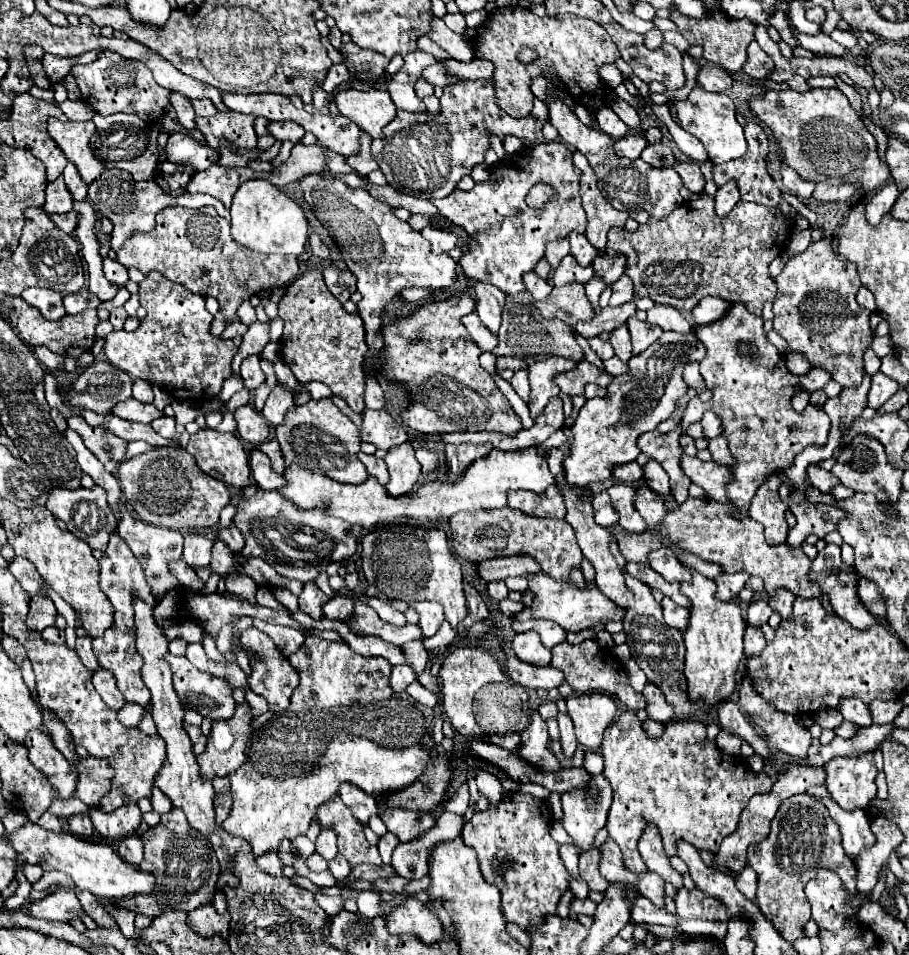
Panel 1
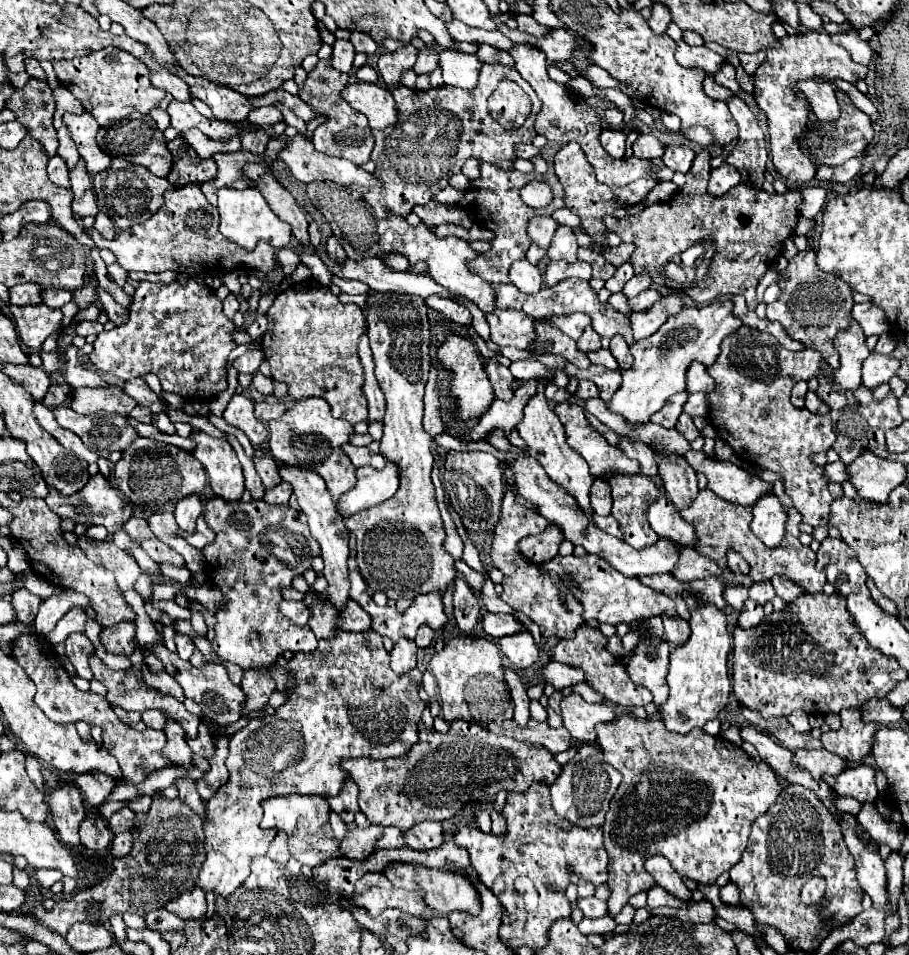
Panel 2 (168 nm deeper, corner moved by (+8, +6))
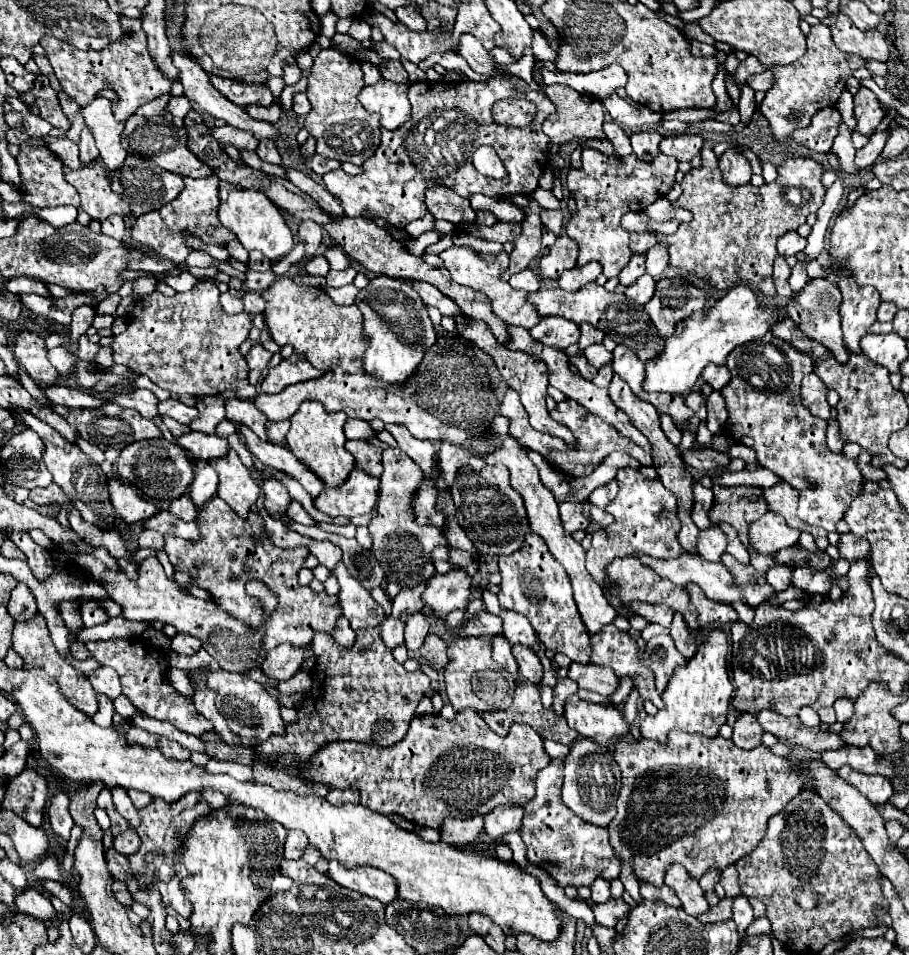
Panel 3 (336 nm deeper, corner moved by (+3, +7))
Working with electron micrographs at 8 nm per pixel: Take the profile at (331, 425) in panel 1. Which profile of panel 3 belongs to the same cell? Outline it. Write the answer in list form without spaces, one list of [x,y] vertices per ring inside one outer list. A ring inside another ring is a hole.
[[[303,402],[299,410],[291,416],[291,428],[285,436],[287,448],[299,460],[307,462],[307,466],[311,466],[311,470],[315,470],[315,474],[319,474],[319,478],[323,478],[327,486],[341,486],[349,478],[351,470],[355,468],[355,460],[343,446],[345,422],[347,422],[347,414],[343,412],[329,414],[321,402]]]

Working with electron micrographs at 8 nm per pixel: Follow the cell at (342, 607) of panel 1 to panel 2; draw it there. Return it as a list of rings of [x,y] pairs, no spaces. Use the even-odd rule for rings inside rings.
[[[348,601],[340,611],[340,627],[344,631],[370,631],[370,623],[370,615],[356,601]]]

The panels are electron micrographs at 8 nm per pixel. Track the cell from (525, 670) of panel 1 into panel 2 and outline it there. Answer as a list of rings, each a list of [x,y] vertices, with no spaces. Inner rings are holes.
[[[552,661],[548,663],[542,671],[542,681],[544,683],[550,683],[554,685],[554,689],[564,689],[564,687],[572,687],[576,683],[584,683],[586,681],[586,675],[582,675],[582,671],[570,667],[570,665],[564,665],[564,663],[558,663],[558,661]]]

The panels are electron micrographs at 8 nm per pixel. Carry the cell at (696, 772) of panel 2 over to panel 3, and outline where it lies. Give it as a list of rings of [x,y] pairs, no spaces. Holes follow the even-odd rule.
[[[671,730],[669,732],[669,740],[667,742],[657,742],[657,740],[649,740],[649,738],[641,738],[641,740],[635,740],[635,738],[619,738],[615,742],[615,750],[613,750],[613,758],[615,762],[619,764],[621,768],[621,792],[619,792],[619,798],[617,798],[617,814],[615,818],[611,820],[609,824],[609,842],[615,850],[615,856],[619,858],[621,864],[629,864],[633,868],[633,874],[639,882],[649,882],[653,886],[663,886],[663,874],[665,874],[665,868],[669,864],[683,864],[685,870],[689,872],[689,876],[693,880],[699,880],[707,870],[723,870],[727,868],[729,864],[735,864],[739,858],[751,854],[755,850],[755,846],[759,844],[759,840],[763,838],[765,834],[765,826],[767,826],[767,820],[775,814],[779,814],[779,810],[783,810],[783,806],[803,790],[803,784],[807,782],[807,778],[799,776],[795,764],[791,764],[787,758],[783,756],[775,756],[771,754],[769,748],[765,746],[757,746],[753,750],[741,750],[739,746],[733,744],[733,740],[725,740],[721,736],[713,736],[713,738],[707,738],[703,734],[687,734],[687,732],[681,732],[681,730]]]

